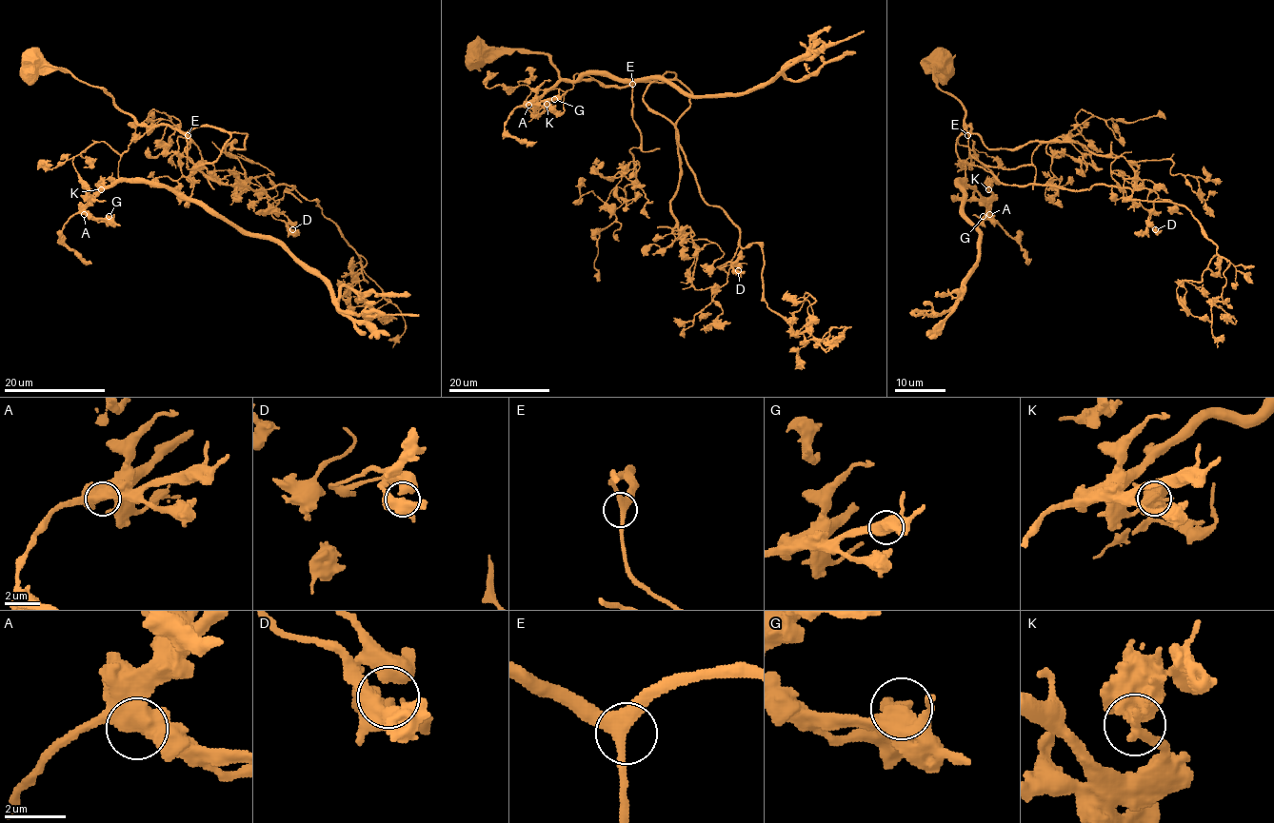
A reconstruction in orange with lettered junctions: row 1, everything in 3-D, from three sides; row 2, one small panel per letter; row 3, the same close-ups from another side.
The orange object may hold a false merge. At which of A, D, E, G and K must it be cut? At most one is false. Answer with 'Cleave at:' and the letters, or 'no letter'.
Cleave at: K

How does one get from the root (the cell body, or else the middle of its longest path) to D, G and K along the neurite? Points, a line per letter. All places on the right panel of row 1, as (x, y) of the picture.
D: (935, 58), (936, 84), (970, 126), (956, 141), (964, 162), (1009, 185), (1151, 188), (1155, 229)
G: (935, 58), (936, 84), (965, 110), (957, 142), (967, 146), (997, 180), (983, 216)
K: (935, 58), (936, 84), (949, 92), (965, 110), (965, 126), (957, 142), (967, 146), (997, 180), (987, 190)

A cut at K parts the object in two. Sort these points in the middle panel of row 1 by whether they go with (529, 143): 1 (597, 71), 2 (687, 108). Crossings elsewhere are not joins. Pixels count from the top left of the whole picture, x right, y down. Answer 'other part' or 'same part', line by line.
1: same part
2: other part

